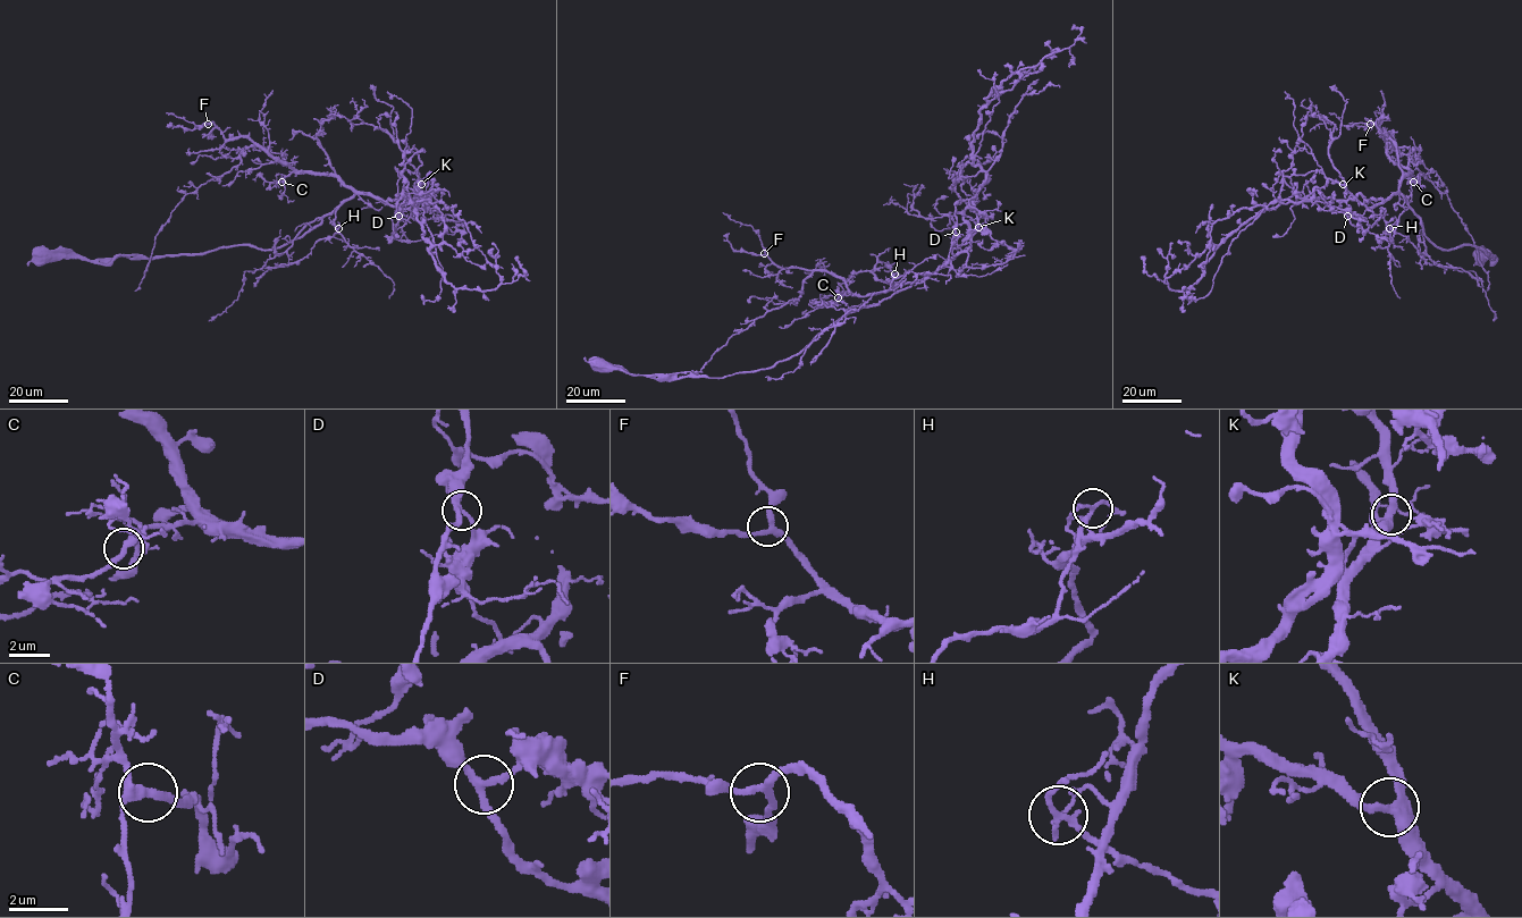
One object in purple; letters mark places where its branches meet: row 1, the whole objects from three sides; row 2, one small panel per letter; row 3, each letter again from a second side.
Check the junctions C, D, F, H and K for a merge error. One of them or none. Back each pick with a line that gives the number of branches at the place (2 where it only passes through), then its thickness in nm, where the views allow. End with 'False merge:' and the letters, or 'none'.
H: branches 3; calibre 180 nm
False merge: H

